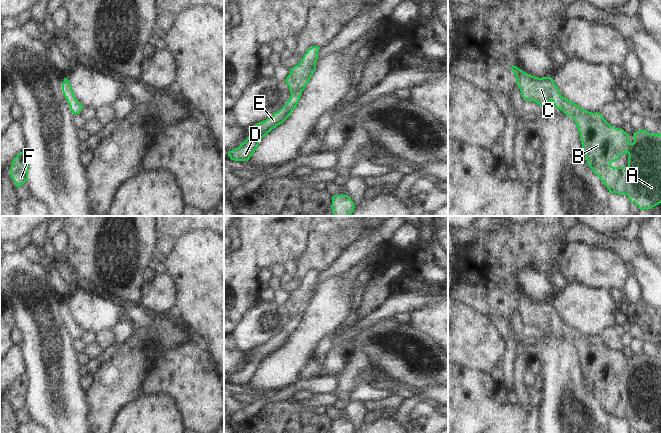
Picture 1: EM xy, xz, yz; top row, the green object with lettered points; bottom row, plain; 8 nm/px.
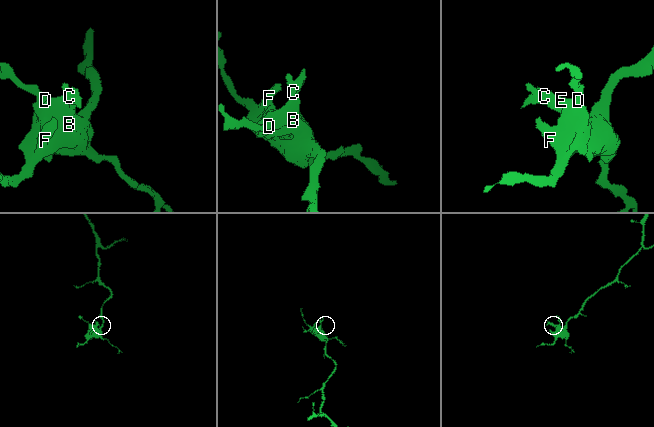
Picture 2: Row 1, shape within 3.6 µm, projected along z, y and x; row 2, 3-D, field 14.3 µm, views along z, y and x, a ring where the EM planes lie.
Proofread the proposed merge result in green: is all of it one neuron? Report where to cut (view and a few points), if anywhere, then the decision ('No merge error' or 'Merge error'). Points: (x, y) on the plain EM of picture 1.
No split. No merge error.

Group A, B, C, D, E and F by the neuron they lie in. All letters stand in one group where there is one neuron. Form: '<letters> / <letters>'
A B C D E F

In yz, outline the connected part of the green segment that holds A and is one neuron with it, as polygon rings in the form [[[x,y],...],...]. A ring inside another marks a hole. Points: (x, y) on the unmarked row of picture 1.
[[[512,290],[511,294],[516,300],[517,310],[522,317],[524,325],[534,325],[541,331],[549,326],[552,326],[556,333],[560,333],[568,340],[571,340],[580,357],[580,364],[585,378],[585,382],[589,391],[593,394],[604,409],[608,412],[610,417],[617,417],[619,419],[627,419],[631,427],[635,427],[639,433],[652,433],[661,427],[661,359],[649,357],[645,353],[634,357],[634,366],[629,366],[629,359],[623,353],[617,353],[611,350],[601,339],[601,337],[592,337],[585,335],[574,326],[566,323],[561,319],[560,314],[554,307],[551,301],[538,302],[525,297],[517,290]],[[628,378],[627,391],[613,391],[612,386],[617,385],[620,379]]]

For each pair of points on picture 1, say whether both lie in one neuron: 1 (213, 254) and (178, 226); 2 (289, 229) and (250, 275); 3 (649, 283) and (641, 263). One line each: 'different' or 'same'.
1: different
2: same
3: same

